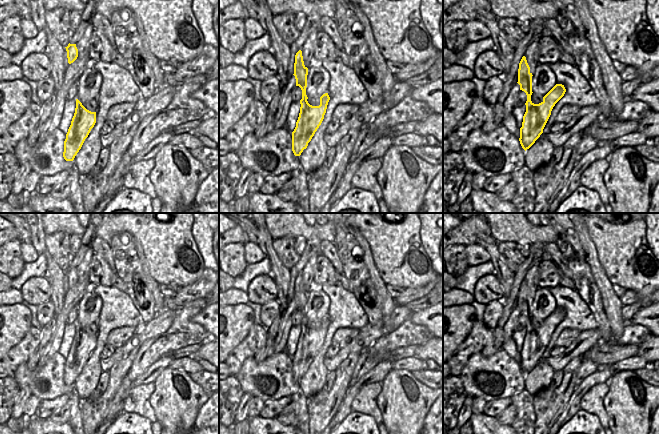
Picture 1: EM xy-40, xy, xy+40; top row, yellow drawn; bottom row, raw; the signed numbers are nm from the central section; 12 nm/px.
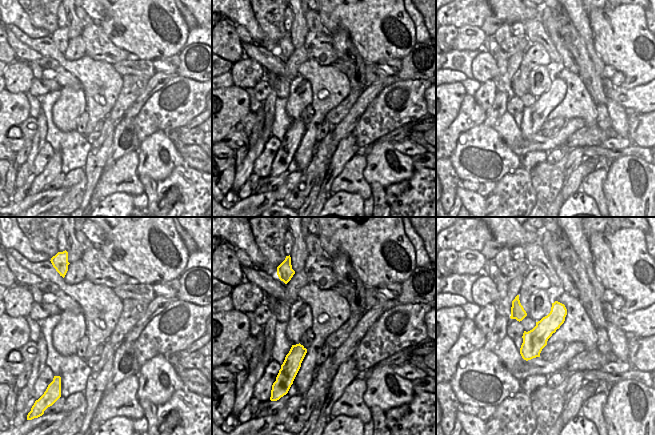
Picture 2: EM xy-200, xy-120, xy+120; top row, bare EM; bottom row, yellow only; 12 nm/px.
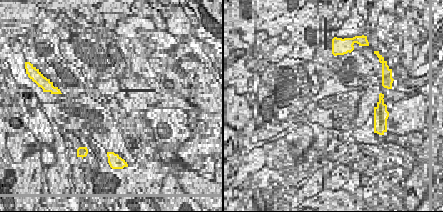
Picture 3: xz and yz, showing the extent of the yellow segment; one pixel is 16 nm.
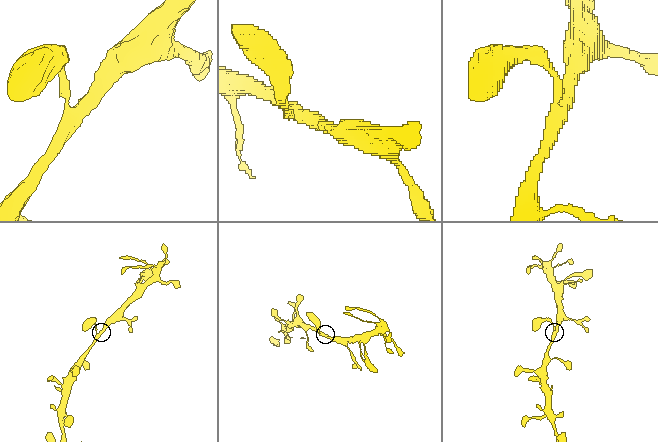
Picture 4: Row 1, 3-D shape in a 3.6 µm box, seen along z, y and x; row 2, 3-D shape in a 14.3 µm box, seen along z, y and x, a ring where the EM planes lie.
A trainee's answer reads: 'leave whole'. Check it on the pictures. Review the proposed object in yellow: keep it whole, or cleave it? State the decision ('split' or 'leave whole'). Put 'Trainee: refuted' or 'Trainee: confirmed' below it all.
leave whole
Trainee: confirmed

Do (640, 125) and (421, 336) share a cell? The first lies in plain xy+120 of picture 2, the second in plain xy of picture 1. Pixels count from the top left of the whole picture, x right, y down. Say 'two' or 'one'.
two

